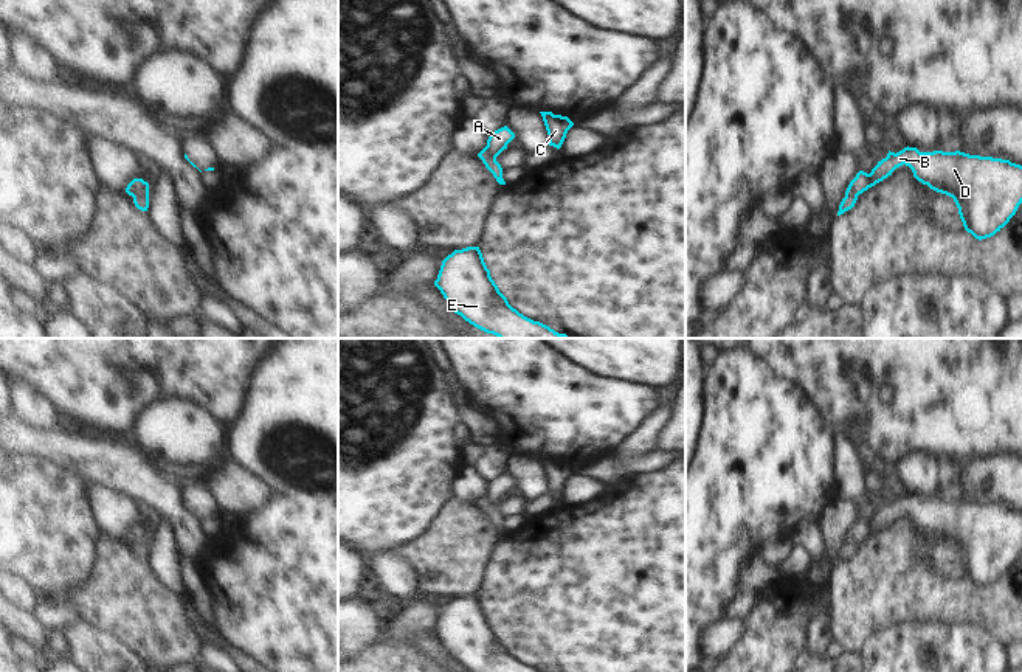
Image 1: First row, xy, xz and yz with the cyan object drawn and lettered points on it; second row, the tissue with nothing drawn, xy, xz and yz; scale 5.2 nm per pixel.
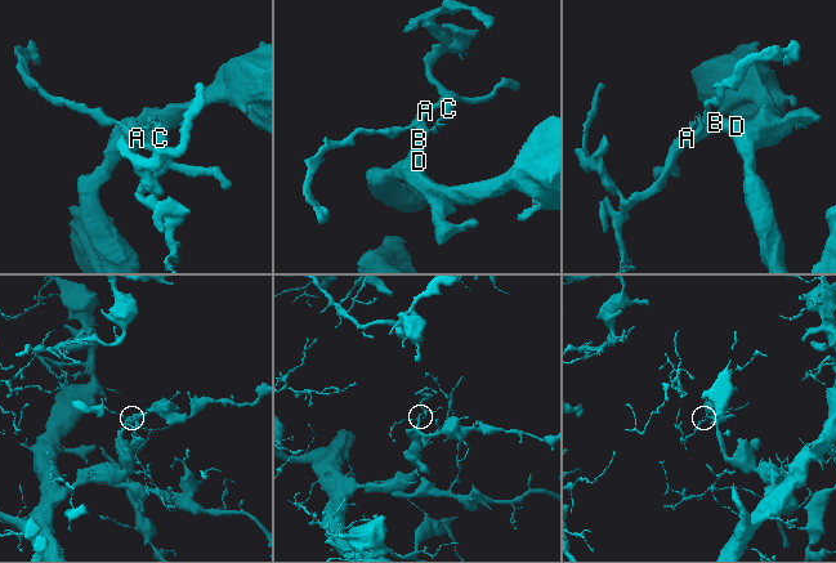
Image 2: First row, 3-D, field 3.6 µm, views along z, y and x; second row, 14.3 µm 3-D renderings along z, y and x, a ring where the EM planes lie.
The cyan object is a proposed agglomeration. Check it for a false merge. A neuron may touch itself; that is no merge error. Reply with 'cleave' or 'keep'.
cleave

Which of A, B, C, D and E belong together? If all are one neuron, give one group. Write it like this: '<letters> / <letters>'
A C / B D E

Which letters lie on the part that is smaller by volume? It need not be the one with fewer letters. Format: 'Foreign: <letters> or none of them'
Foreign: A, C

